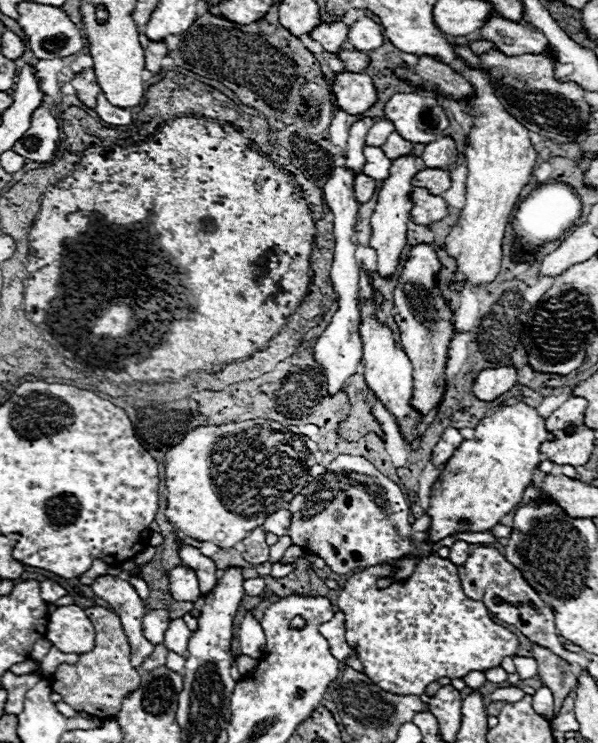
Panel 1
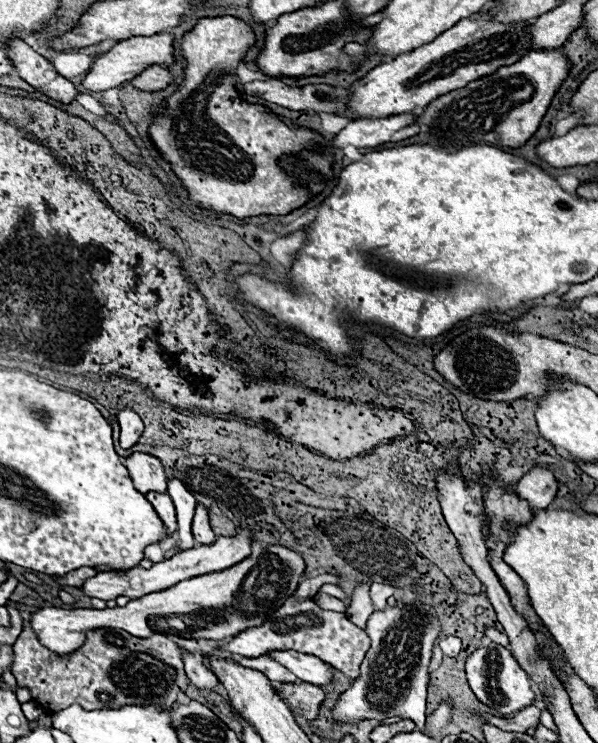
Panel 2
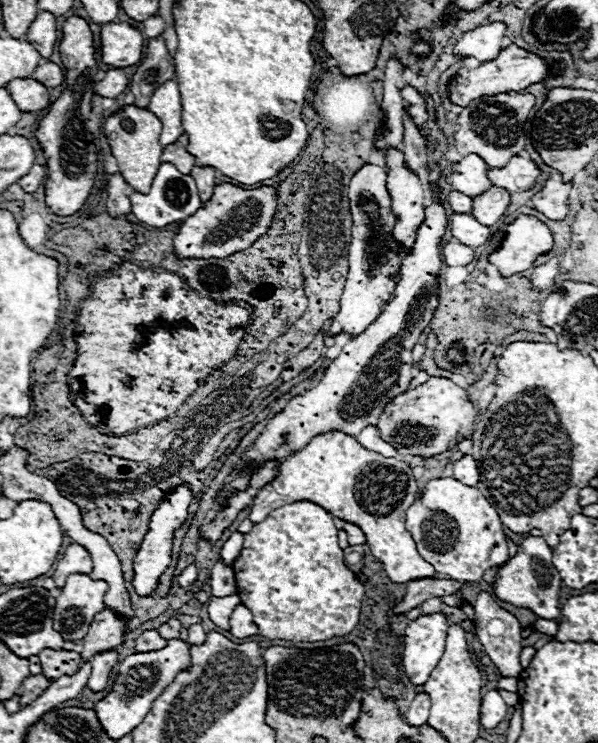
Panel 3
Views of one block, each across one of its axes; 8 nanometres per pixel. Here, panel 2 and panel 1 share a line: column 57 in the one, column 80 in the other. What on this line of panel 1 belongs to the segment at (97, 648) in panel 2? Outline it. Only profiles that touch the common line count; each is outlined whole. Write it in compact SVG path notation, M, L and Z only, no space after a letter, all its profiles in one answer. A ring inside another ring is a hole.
M102 606L86 608L86 616L90 616L96 630L96 644L90 652L80 654L76 664L62 664L52 676L52 690L62 696L62 700L78 712L86 712L96 718L110 718L120 712L122 700L134 692L140 684L138 670L130 664L130 644L122 630L120 618Z

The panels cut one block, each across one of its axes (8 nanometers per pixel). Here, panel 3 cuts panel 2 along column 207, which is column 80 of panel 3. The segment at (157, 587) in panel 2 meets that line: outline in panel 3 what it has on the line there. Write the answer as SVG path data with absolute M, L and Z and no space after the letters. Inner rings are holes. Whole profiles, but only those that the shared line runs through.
M70 544L64 552L64 556L58 560L56 570L54 570L54 582L56 588L62 588L62 584L66 582L66 578L74 572L82 572L82 574L90 574L92 572L92 558L88 554L88 550L80 544Z

